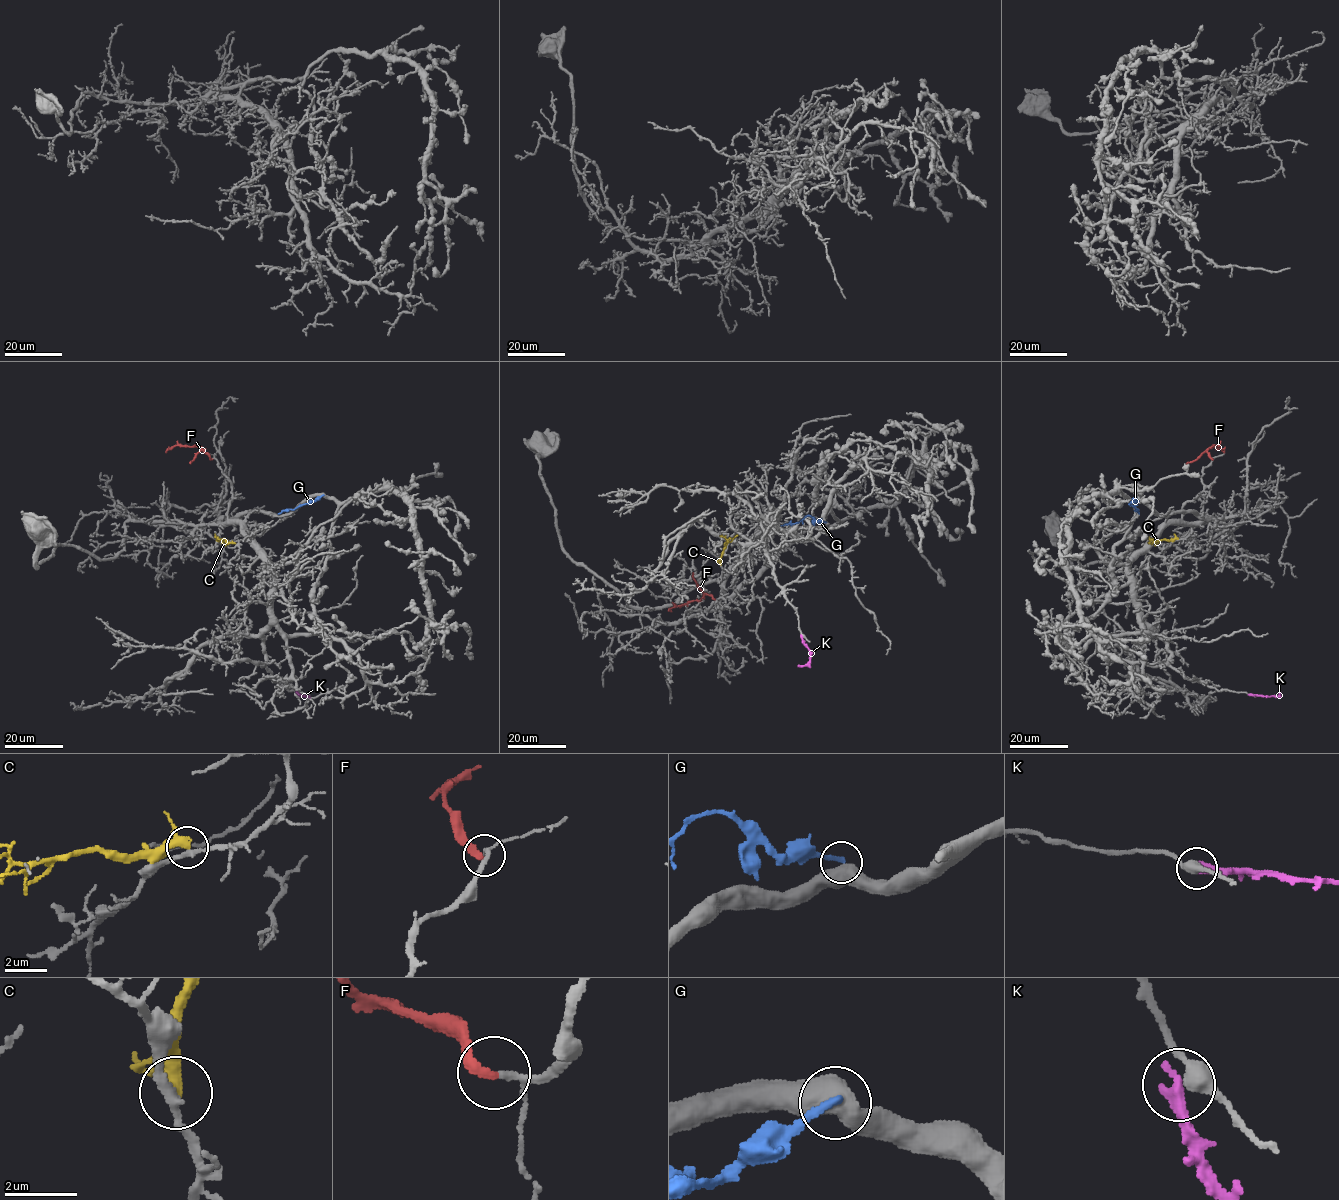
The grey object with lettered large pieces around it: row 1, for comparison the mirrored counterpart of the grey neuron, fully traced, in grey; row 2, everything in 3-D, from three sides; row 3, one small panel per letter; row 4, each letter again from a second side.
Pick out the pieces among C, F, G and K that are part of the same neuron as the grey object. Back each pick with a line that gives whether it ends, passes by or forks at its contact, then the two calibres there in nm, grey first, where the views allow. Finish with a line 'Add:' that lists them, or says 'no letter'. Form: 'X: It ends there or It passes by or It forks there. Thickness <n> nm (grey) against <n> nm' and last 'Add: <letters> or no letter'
F: It ends there. Thickness 140 nm (grey) against 240 nm
Add: F

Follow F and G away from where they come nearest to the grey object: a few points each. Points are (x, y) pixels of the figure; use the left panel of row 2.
F: (212, 459), (196, 446), (174, 445), (165, 452)
G: (323, 495), (278, 514)

